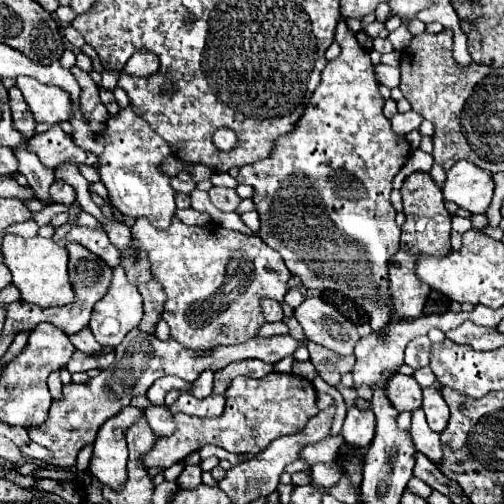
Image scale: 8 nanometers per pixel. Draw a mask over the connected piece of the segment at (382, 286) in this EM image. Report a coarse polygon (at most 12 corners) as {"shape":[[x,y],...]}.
{"shape":[[344,20],[294,130],[242,166],[260,238],[306,288],[392,318],[382,114]]}

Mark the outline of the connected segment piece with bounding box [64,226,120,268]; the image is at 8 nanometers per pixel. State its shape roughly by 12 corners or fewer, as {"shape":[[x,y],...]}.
{"shape":[[74,226],[66,242],[78,242],[110,268],[120,264],[120,252],[104,230]]}

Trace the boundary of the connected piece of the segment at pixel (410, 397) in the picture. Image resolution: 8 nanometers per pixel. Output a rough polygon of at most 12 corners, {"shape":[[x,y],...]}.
{"shape":[[394,374],[386,398],[396,410],[416,410],[422,388],[412,376]]}

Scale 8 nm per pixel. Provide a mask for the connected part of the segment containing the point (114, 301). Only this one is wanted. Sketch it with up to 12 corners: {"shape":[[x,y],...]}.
{"shape":[[122,266],[88,328],[118,346],[142,320],[142,296]]}

